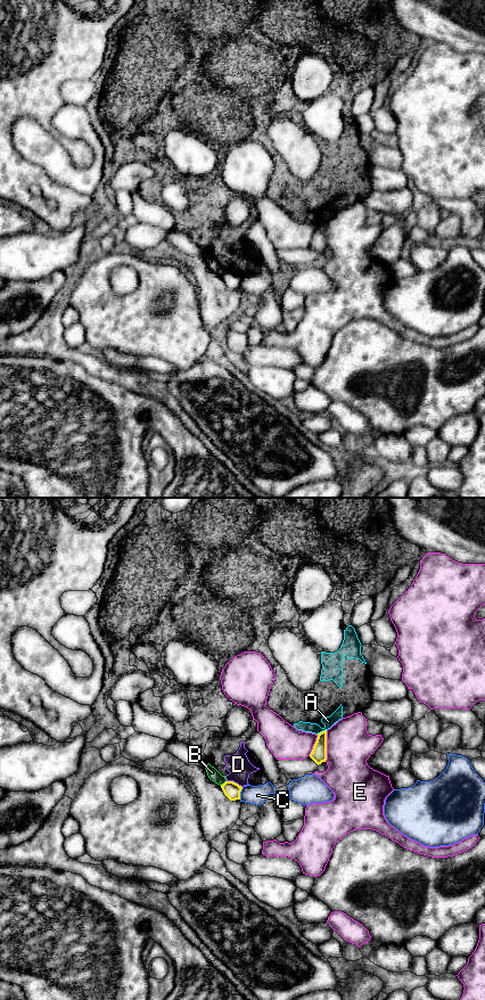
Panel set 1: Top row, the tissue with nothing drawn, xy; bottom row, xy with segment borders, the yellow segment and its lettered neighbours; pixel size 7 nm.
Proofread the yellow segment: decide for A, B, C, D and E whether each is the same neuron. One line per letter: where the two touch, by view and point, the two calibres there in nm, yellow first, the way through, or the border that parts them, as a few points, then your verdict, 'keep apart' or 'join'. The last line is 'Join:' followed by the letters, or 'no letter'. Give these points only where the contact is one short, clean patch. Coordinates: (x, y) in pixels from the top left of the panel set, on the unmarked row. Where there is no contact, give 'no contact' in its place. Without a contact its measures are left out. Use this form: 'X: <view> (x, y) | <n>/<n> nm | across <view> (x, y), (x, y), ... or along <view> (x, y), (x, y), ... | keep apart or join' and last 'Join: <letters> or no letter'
A: xy (322, 221) | 110/80 nm | along xy (326, 219), (317, 223) | keep apart
B: xy (223, 273) | 120/80 nm | keep apart
C: xy (239, 283) | 120/130 nm | keep apart
D: xy (235, 272) | 120/160 nm | along xy (227, 270), (232, 270), (241, 277) | keep apart
E: xy (326, 236) | 110/320 nm | keep apart
Join: no letter

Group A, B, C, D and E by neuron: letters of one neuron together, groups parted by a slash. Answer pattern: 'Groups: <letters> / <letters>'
Groups: A D / B / C / E

